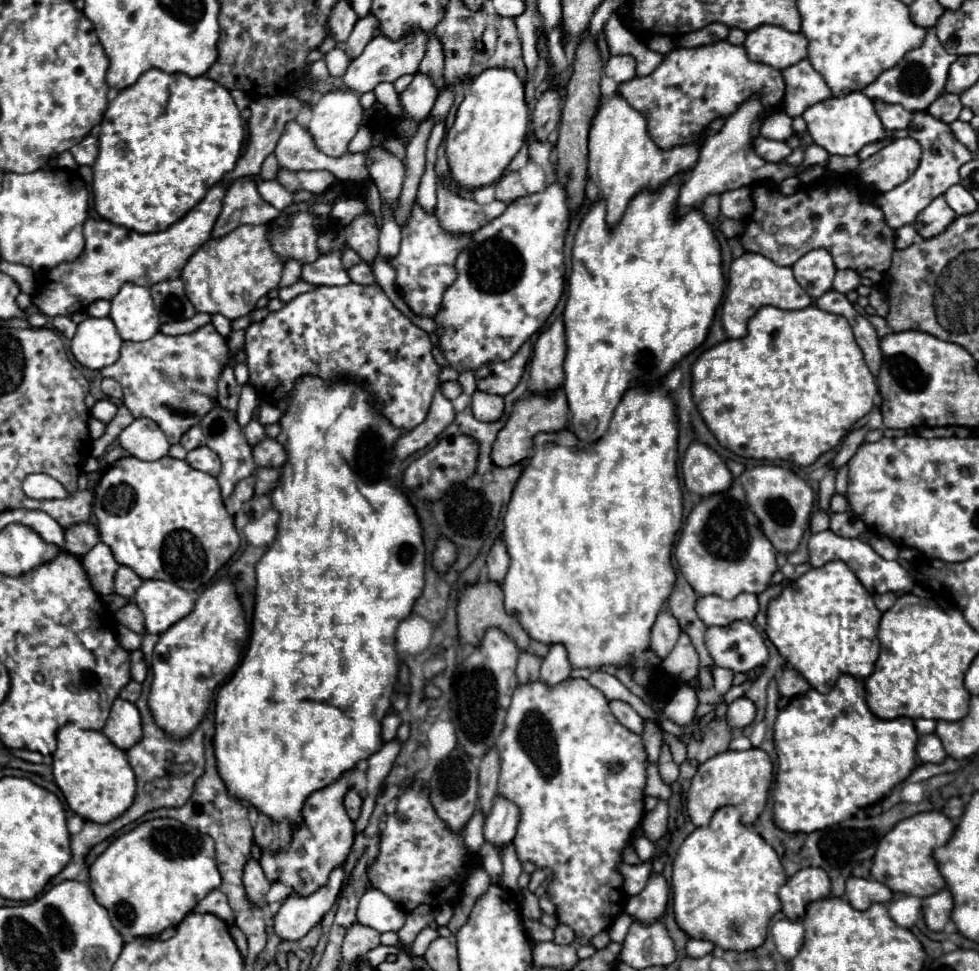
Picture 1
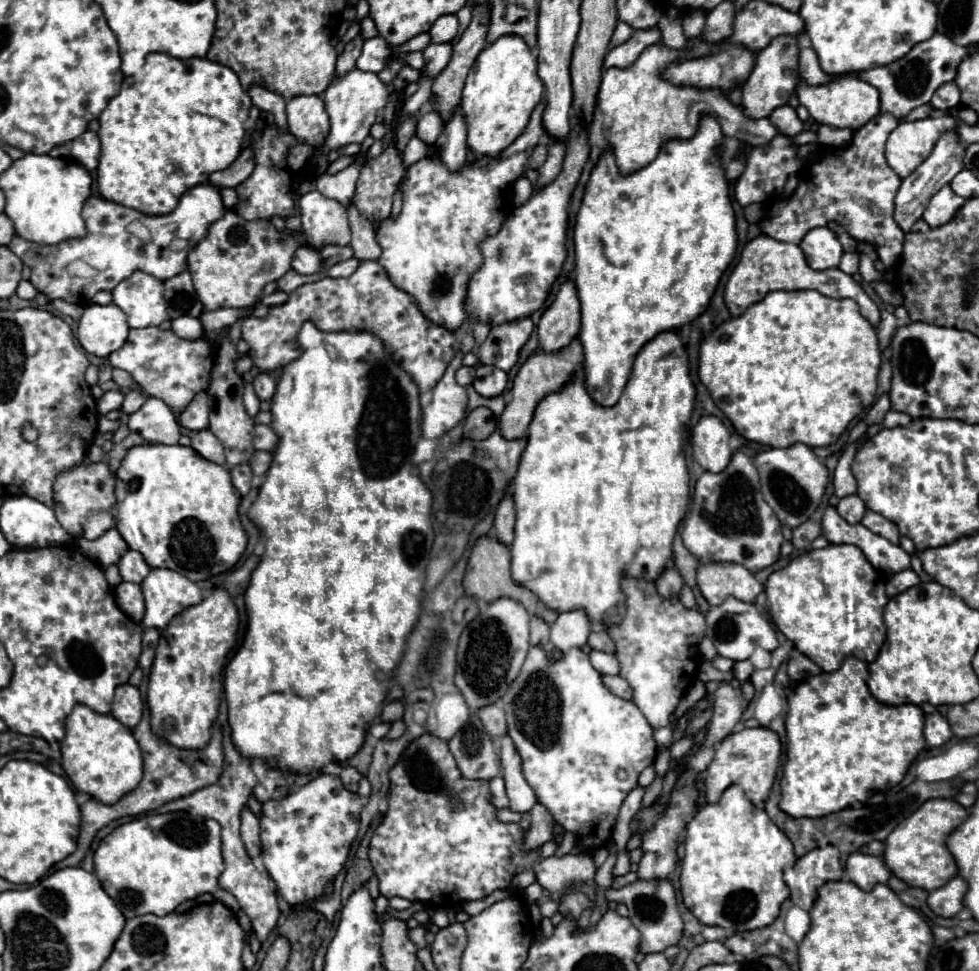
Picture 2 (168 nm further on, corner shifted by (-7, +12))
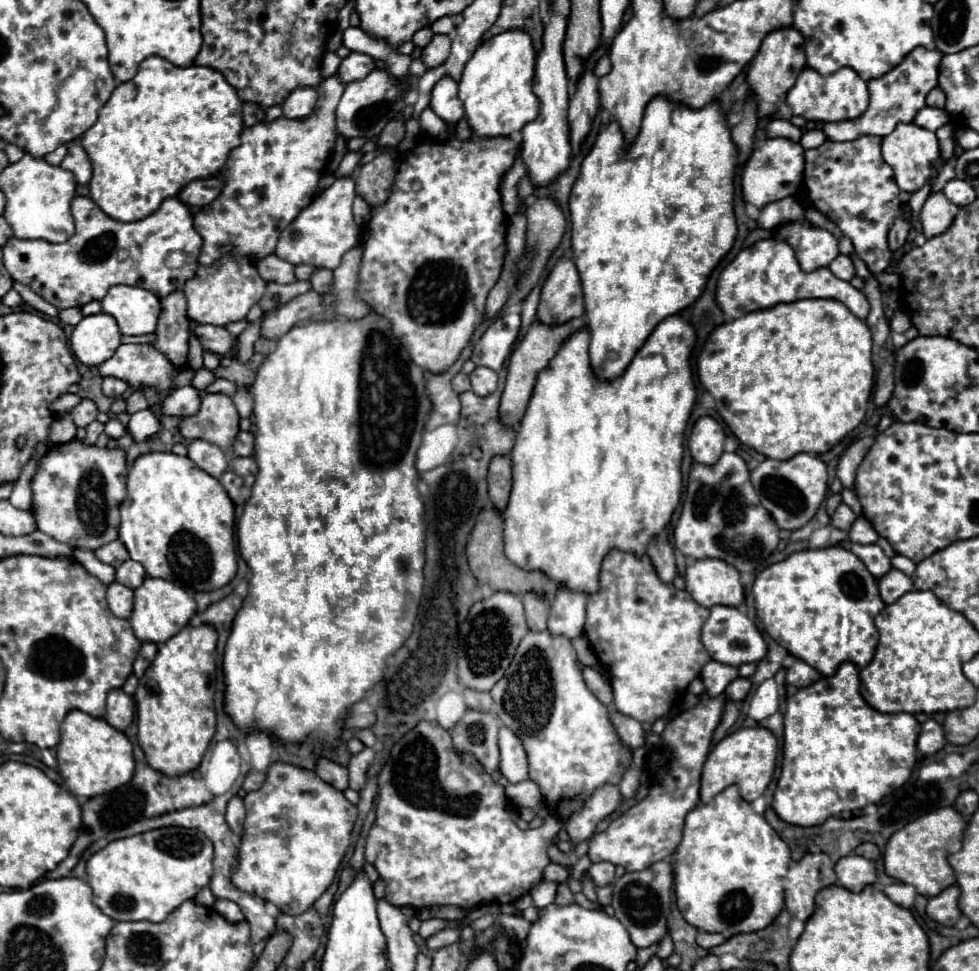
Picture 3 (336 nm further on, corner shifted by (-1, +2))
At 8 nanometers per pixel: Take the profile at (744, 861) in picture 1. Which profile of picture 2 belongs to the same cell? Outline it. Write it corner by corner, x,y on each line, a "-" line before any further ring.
738,784
726,788
720,802
706,804
686,826
686,856
682,860
680,890
684,906
706,926
720,926
730,932
760,930
772,924
780,912
780,904
788,898
790,890
782,880
784,868
796,862
792,842
770,820
770,816
756,808

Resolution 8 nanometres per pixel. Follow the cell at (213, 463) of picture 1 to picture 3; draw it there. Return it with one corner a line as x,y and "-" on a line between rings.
192,440
188,446
188,458
202,468
204,472
208,472
214,478
220,478
220,474
226,472
230,456
220,450
216,444
204,442
204,440

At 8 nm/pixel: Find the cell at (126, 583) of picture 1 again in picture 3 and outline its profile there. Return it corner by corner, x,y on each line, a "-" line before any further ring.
126,560
120,568
116,568
116,582
128,586
128,588
138,588
146,578
146,570
140,562
136,560

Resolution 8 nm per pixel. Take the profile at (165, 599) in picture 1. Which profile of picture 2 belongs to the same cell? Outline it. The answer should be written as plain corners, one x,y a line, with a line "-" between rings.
152,568
142,582
142,592
146,600
144,628
162,630
178,612
202,602
202,590
196,582
166,568

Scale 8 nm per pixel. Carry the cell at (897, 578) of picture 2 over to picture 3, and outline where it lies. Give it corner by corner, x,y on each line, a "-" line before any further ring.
892,568
888,574
884,574
880,578
880,596
882,596
884,604
896,602
902,594
910,592
912,588
914,588
912,580
904,572
900,572
896,568

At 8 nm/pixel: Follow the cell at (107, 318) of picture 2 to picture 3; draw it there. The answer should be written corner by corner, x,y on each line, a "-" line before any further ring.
100,312
82,318
74,326
70,346
82,364
100,366
122,344
120,338
122,334
118,330
116,320
110,314

